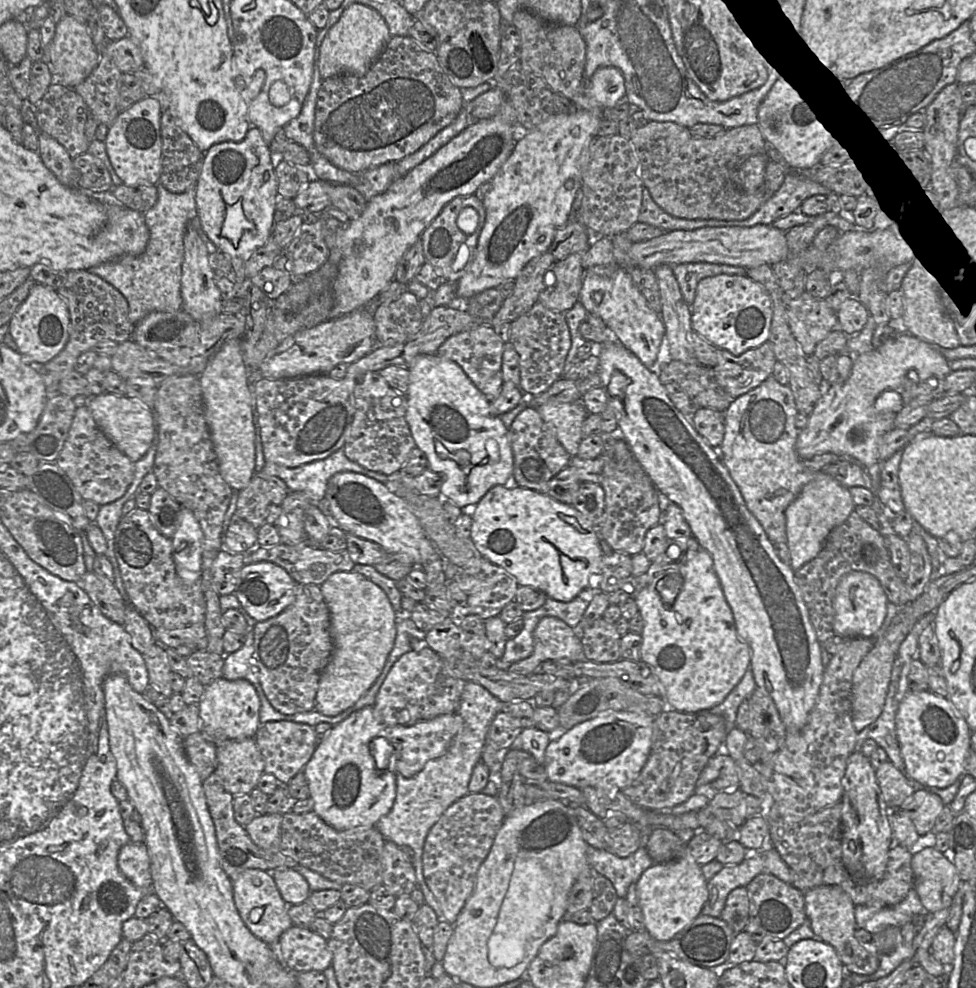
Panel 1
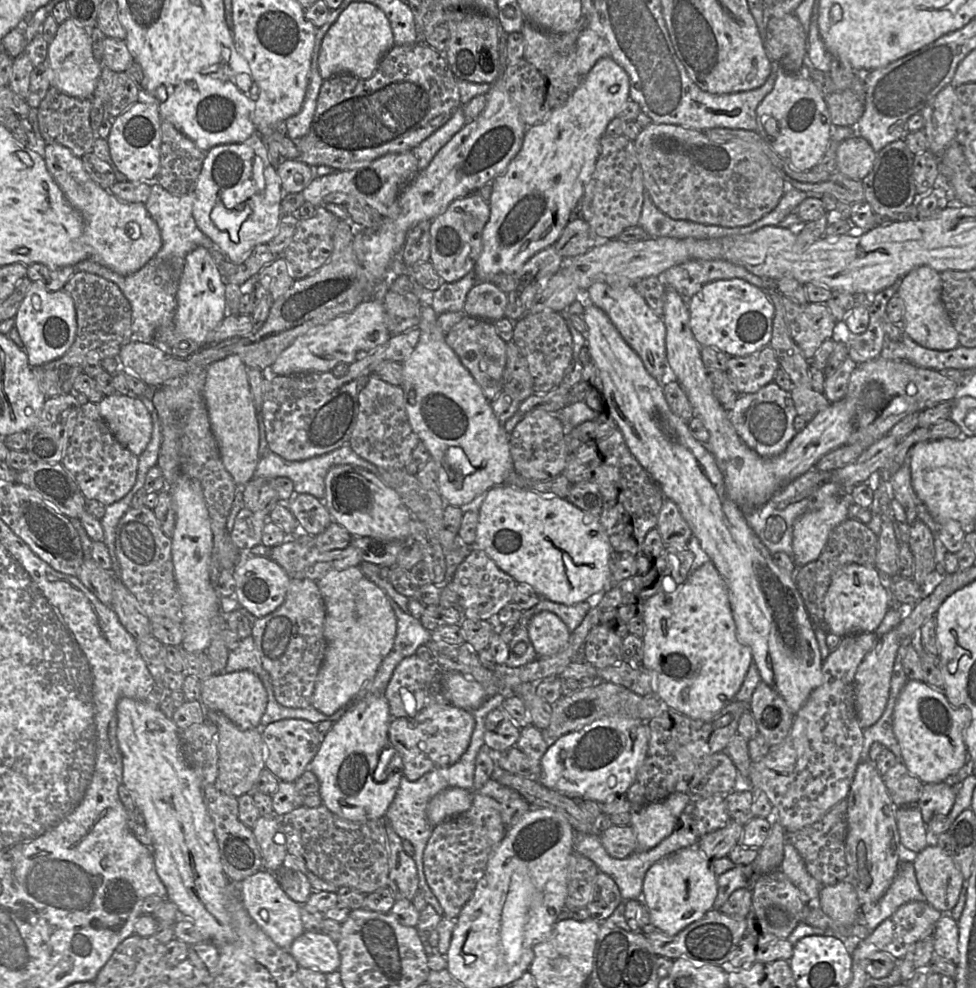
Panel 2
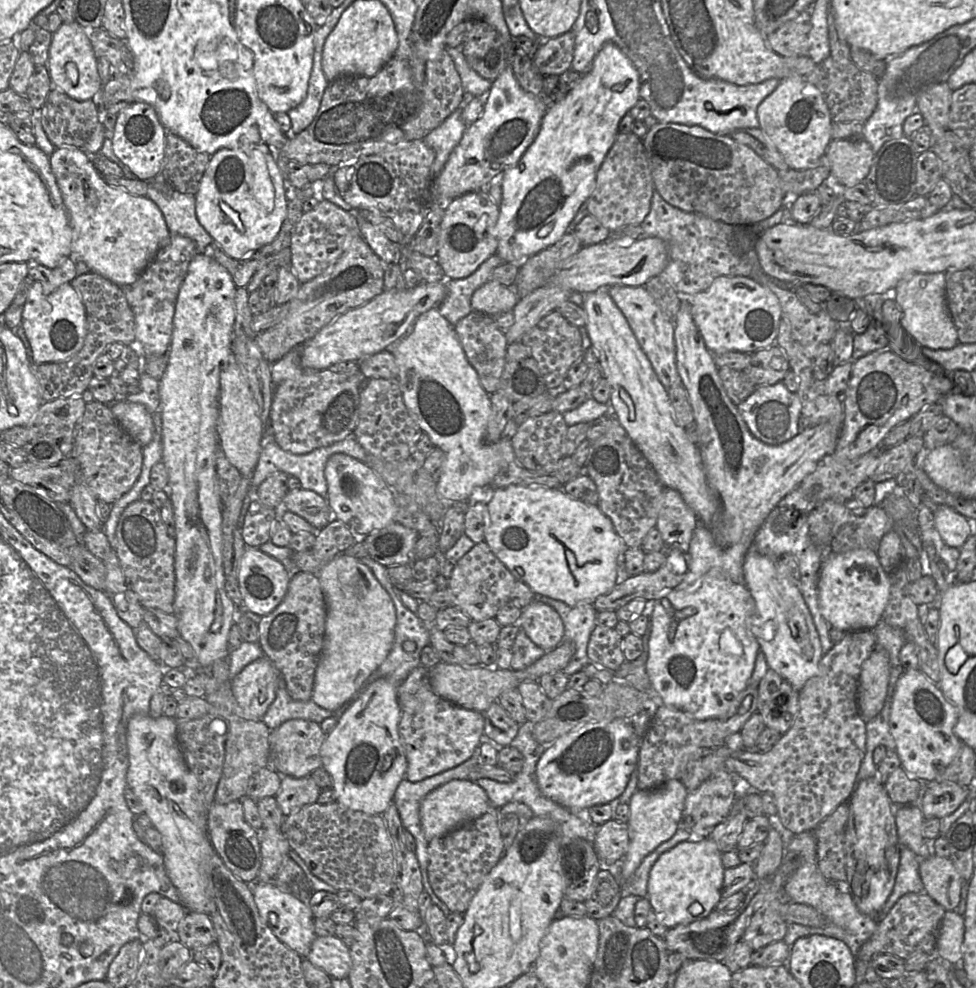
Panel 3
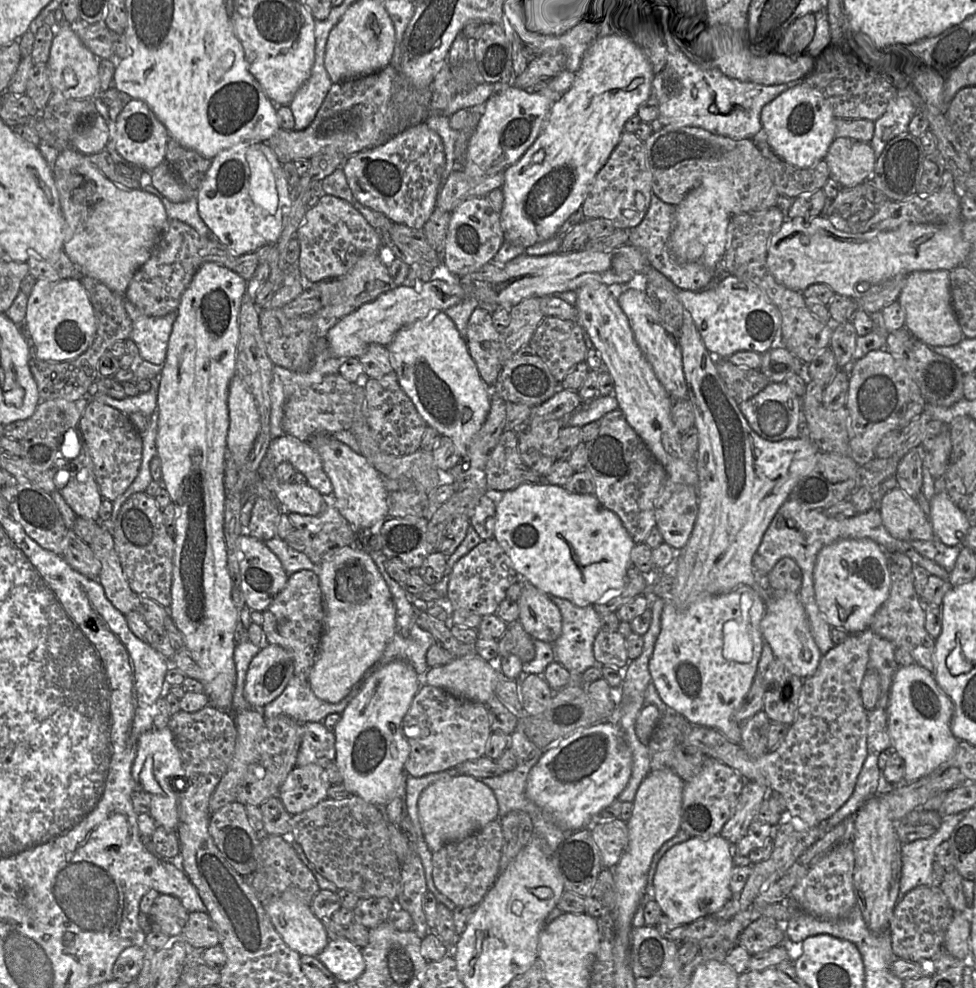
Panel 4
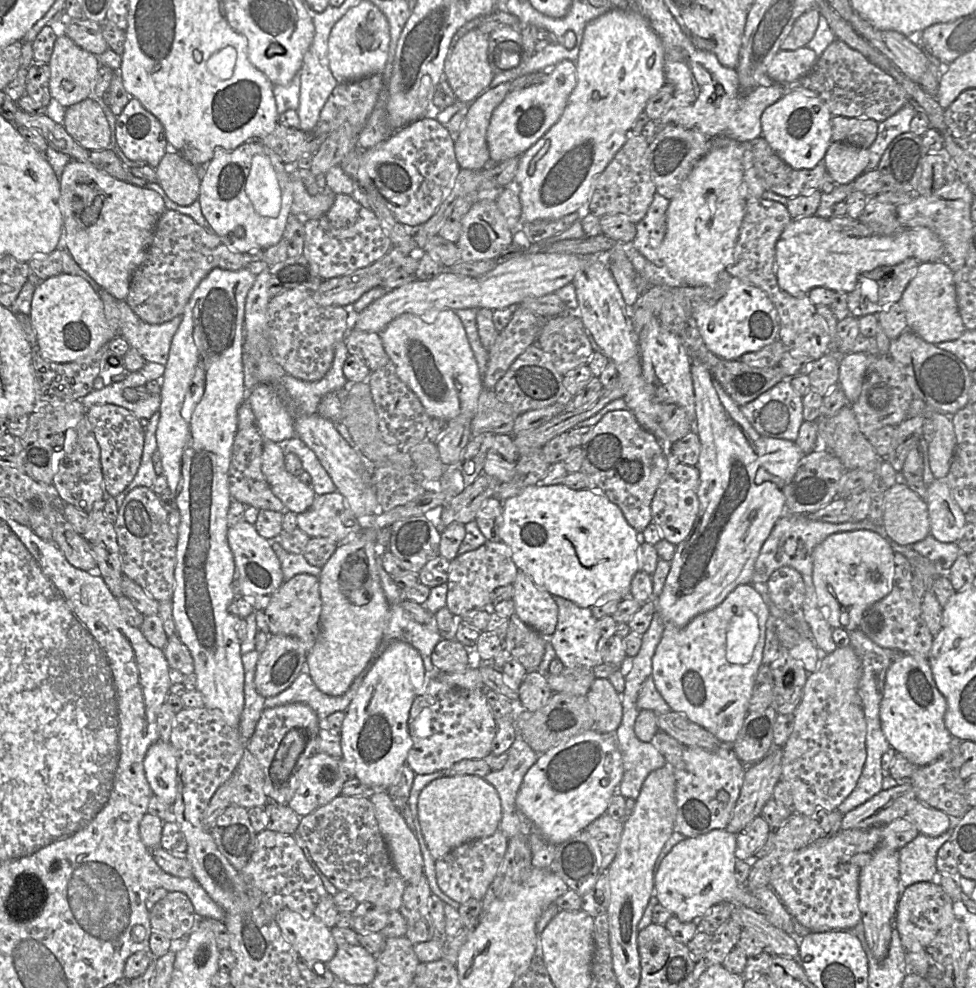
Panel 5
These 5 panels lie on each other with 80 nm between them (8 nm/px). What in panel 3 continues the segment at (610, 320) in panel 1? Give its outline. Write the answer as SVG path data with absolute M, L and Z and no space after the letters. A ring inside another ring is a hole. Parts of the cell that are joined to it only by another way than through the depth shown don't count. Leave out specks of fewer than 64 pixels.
M611 286L608 293L625 316L642 351L650 361L660 383L666 390L682 385L676 367L674 324L667 319L643 287Z

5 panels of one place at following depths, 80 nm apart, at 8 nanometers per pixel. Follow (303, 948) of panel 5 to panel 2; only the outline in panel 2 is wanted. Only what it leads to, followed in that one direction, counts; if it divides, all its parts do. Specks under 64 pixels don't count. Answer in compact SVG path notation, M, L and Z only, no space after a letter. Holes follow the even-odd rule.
M263 868L240 882L242 900L248 914L271 940L289 952L293 941L305 932L300 917L303 904L293 901L281 888L274 873Z

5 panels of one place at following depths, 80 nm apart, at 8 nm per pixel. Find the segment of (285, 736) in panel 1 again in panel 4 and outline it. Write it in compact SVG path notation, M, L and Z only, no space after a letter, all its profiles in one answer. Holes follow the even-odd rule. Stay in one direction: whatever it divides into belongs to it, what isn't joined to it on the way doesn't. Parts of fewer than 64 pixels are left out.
M323 722L304 723L296 766L318 764L325 767L327 764L334 763L335 756L334 732L329 731Z

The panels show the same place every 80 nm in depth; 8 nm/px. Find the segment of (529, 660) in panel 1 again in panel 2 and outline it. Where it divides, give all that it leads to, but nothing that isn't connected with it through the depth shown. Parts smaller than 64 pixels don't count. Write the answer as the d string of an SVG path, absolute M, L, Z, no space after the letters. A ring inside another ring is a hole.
M544 610L531 618L528 635L537 657L547 657L567 646L571 632L557 614Z

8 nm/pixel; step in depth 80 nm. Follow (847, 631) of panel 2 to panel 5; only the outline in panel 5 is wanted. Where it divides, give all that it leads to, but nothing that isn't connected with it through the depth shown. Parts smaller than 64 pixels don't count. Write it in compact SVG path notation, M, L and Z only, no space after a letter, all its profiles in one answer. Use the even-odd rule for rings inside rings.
M870 530L829 535L813 551L813 584L820 612L833 628L859 629L864 611L887 596L893 586L894 550L881 535Z

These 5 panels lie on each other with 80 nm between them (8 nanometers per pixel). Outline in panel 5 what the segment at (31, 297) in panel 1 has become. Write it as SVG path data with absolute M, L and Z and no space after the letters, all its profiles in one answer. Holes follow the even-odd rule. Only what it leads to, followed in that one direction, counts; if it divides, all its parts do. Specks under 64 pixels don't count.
M62 272L38 284L29 316L42 357L56 363L73 362L94 354L117 337L106 321L98 292L86 279L77 275Z

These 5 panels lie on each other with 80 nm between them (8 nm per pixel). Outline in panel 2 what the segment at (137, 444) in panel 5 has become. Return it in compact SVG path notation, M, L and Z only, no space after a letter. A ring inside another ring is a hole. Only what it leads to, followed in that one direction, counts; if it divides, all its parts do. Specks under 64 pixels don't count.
M87 402L81 405L61 464L71 473L85 499L97 500L107 506L123 498L135 484L138 463L139 456L133 454L114 437L99 412L98 403Z

